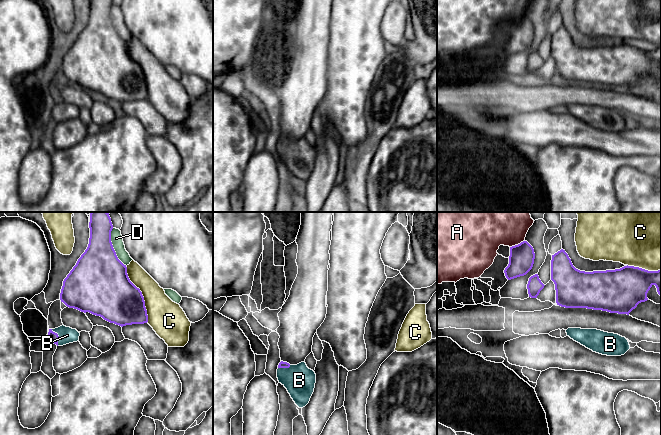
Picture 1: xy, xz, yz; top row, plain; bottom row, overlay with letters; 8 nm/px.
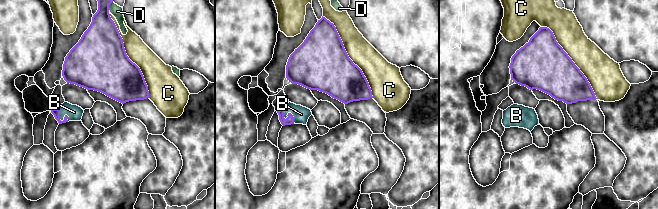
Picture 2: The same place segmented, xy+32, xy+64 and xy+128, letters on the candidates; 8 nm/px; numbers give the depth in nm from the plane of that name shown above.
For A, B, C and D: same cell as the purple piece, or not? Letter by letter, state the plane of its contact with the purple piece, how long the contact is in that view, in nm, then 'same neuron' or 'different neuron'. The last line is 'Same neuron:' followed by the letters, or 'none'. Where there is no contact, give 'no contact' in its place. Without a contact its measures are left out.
A: yz | 130 nm | different neuron
B: xy | 150 nm | same neuron
C: xy | 480 nm | different neuron
D: xy | 320 nm | different neuron
Same neuron: B

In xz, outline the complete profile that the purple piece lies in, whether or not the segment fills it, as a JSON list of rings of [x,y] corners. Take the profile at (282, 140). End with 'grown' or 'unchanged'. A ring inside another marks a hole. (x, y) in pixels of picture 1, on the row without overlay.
[[[281,137],[277,145],[277,154],[299,184],[309,179],[315,164],[316,150],[305,138],[290,141]]]; grown

